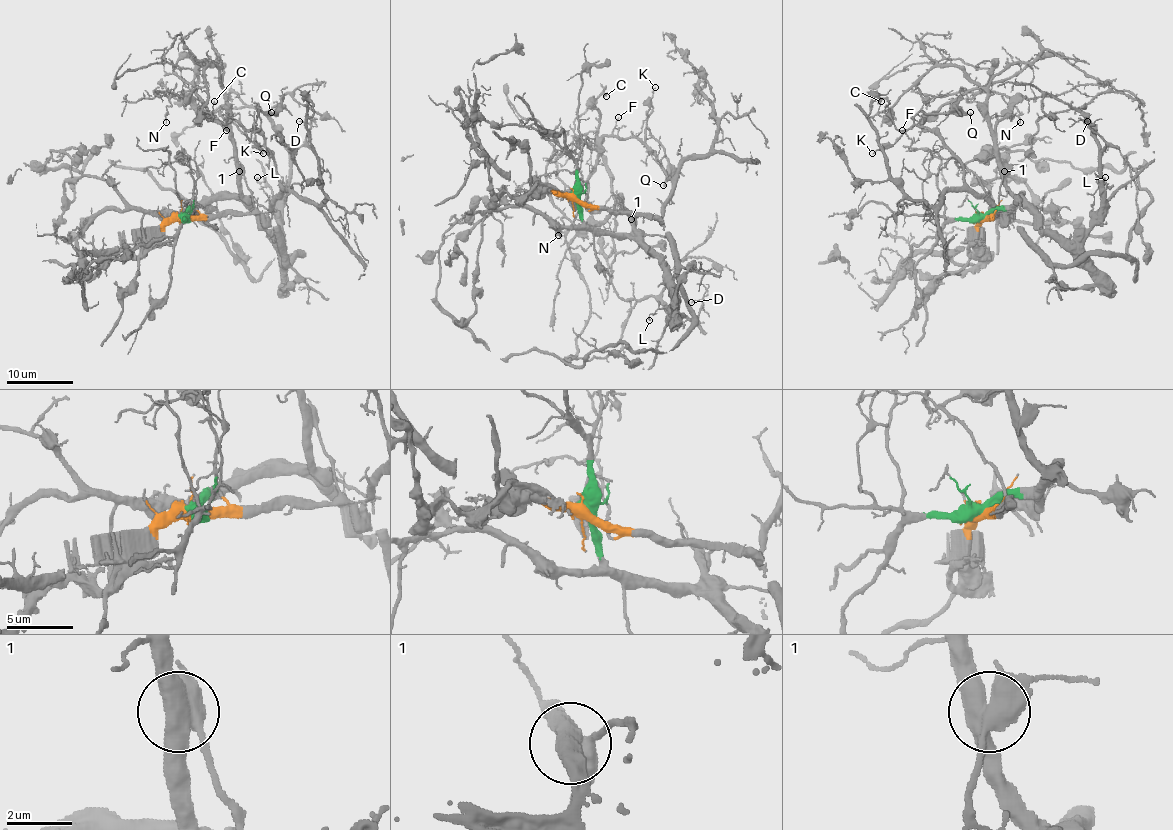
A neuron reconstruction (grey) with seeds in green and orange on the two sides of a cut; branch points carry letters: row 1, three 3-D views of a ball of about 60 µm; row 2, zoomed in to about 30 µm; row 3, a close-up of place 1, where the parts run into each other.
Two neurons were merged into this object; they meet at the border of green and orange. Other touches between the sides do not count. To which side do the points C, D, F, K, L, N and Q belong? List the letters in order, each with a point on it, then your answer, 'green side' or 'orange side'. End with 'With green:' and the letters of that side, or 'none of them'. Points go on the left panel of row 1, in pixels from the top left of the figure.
C: (214, 101) | green side
D: (299, 121) | green side
F: (226, 130) | orange side
K: (263, 153) | orange side
L: (257, 177) | green side
N: (166, 122) | green side
Q: (271, 112) | orange side
With green: C, D, L, N

